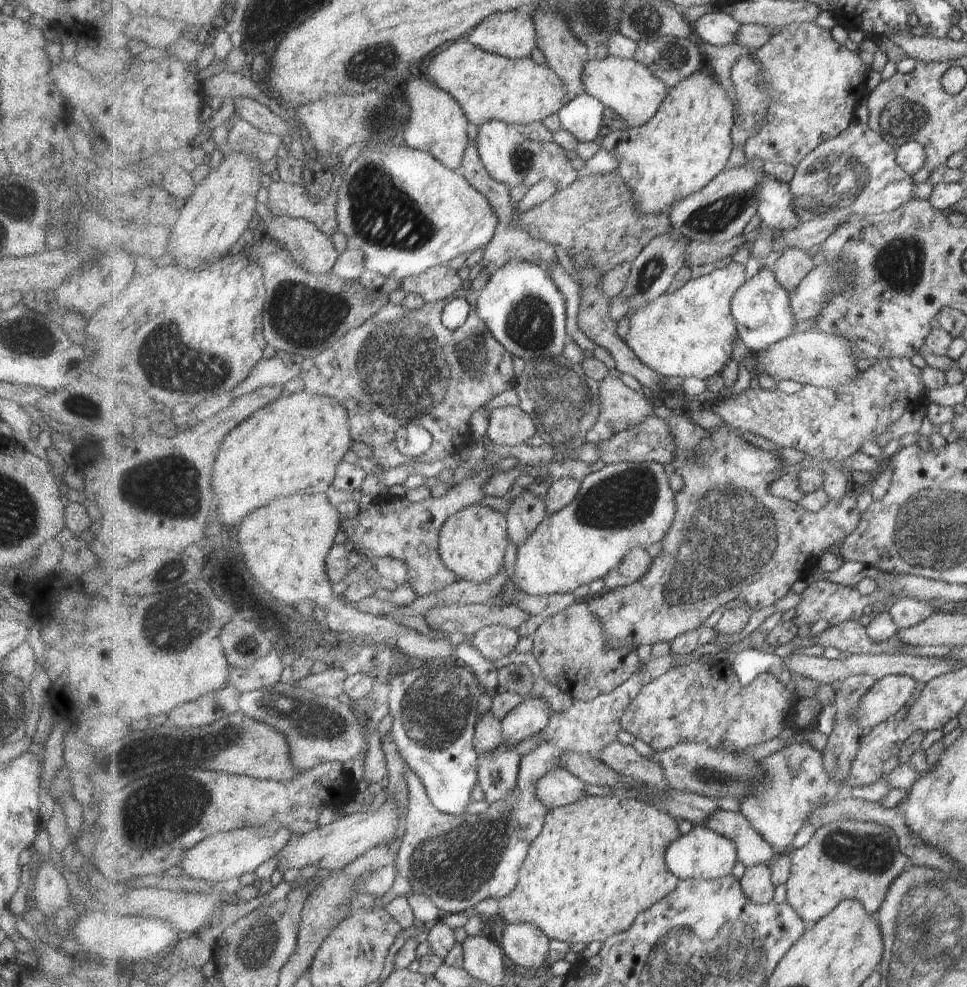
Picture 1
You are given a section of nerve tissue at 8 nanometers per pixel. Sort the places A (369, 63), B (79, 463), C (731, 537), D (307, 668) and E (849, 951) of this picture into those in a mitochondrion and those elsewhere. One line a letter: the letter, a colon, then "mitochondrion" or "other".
A: mitochondrion
B: other
C: mitochondrion
D: other
E: other

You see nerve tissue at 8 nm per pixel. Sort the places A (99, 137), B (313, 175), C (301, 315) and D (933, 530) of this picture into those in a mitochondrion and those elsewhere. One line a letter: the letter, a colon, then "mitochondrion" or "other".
A: other
B: other
C: mitochondrion
D: mitochondrion

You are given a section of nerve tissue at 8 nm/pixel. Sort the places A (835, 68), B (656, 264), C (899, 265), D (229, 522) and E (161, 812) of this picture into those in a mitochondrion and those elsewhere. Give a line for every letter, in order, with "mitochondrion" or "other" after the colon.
A: other
B: mitochondrion
C: mitochondrion
D: other
E: mitochondrion

